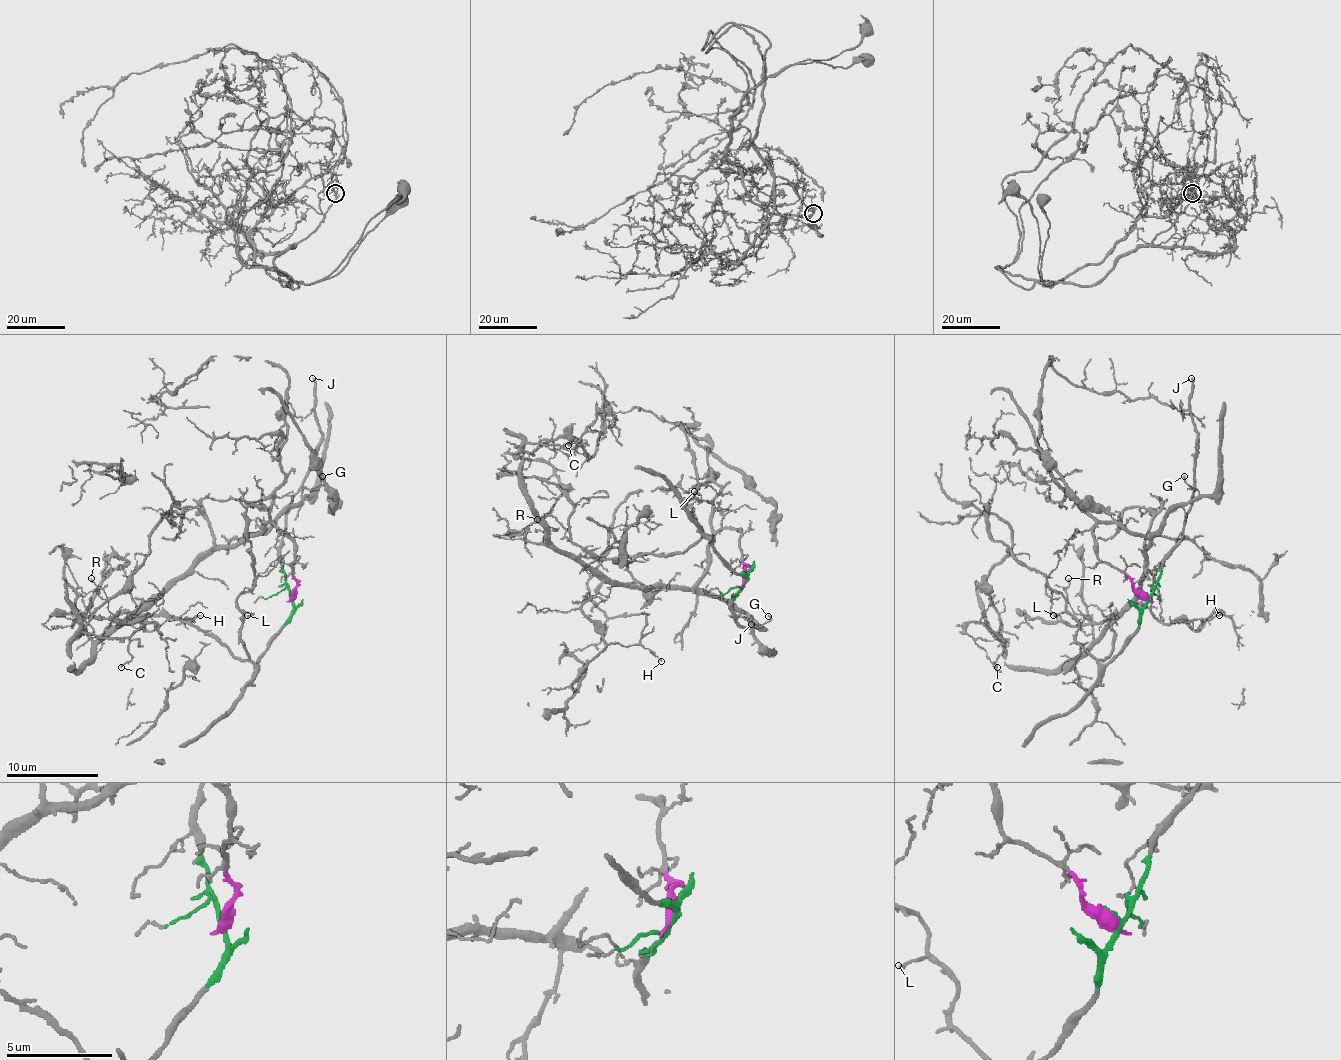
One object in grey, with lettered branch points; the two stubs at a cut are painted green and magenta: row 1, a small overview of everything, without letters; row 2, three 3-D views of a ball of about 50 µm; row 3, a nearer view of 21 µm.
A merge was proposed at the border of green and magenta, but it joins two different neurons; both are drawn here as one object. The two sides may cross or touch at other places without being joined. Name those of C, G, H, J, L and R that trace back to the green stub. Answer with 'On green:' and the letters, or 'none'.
On green: G, J, L, R

